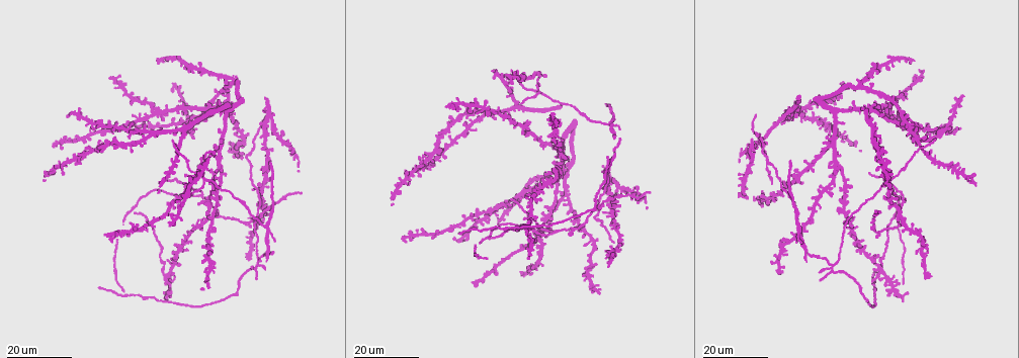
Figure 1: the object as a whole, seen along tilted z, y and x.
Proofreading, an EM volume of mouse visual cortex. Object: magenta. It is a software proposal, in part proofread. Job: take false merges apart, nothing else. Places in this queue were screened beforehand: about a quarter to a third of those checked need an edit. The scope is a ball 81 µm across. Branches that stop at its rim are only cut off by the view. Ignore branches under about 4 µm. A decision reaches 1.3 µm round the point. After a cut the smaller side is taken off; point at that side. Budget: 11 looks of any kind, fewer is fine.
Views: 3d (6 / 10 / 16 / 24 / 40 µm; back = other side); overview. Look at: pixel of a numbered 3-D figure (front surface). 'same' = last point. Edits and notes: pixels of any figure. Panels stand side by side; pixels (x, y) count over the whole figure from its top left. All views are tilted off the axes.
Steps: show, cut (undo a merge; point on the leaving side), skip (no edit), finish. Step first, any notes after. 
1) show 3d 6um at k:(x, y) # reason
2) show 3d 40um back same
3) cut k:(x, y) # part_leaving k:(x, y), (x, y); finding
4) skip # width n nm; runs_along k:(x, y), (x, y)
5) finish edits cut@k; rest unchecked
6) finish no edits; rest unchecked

show 3d 24um at 1:(167, 275) # four arms meet

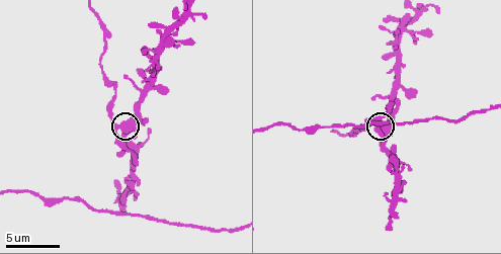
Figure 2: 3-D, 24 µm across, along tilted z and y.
show 3d 10um at 2:(382, 129)

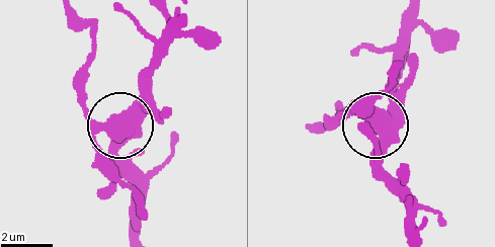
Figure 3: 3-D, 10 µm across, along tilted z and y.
show 3d 10um back at 3:(375, 126)

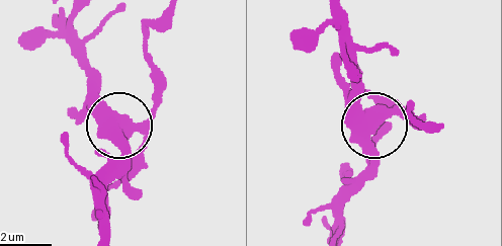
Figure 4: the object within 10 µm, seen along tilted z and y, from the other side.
cut 4:(151, 113) # a second neuron is stuck on

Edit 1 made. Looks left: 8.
show overview

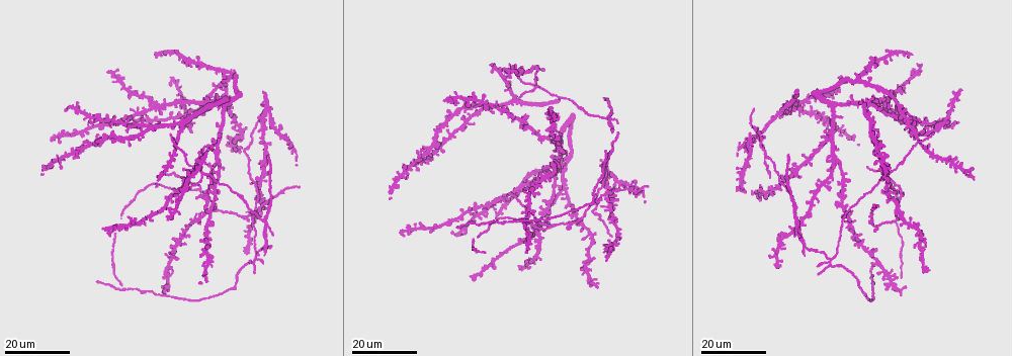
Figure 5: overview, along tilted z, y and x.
show 3d 16um at 5:(482, 232) # narrows sharply

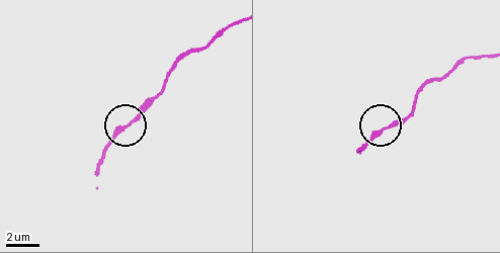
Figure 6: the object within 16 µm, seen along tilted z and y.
show 3d 10um at 6:(388, 124)

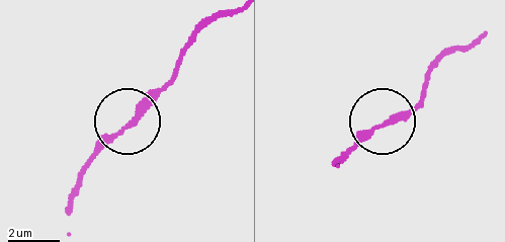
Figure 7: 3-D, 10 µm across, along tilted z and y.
skip # width 200 nm; one neuron here

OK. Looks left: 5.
show 3d 16um at 5:(617, 191)

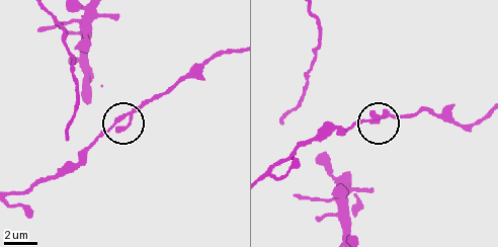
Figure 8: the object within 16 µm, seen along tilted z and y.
show 3d 6um at 8:(369, 120) # zoom in

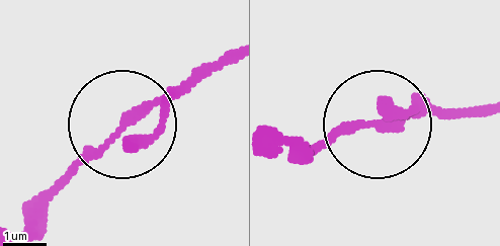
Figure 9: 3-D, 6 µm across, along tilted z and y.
skip # width 290 nm; continuous, no second neuron

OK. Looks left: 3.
show 3d 24um at 5:(533, 85) # small branch off a trunk

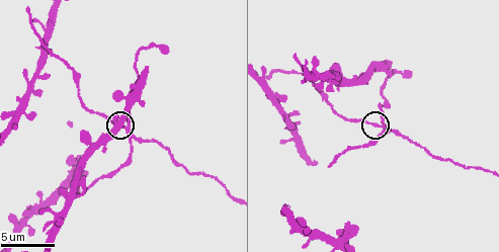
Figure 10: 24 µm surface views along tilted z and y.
show 3d 10um at 10:(380, 124) # closer look

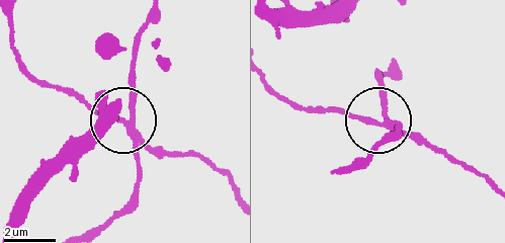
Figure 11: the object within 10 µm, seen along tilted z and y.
show 3d 10um back at 11:(378, 122)

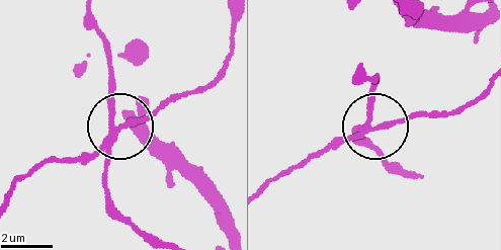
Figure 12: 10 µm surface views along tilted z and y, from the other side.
cut 12:(105, 170) # part_leaving 12:(114, 134), (110, 59), (96, 19); a second neuron is stuck on

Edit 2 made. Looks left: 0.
finish edits cut@4, cut@12; rest unchecked

